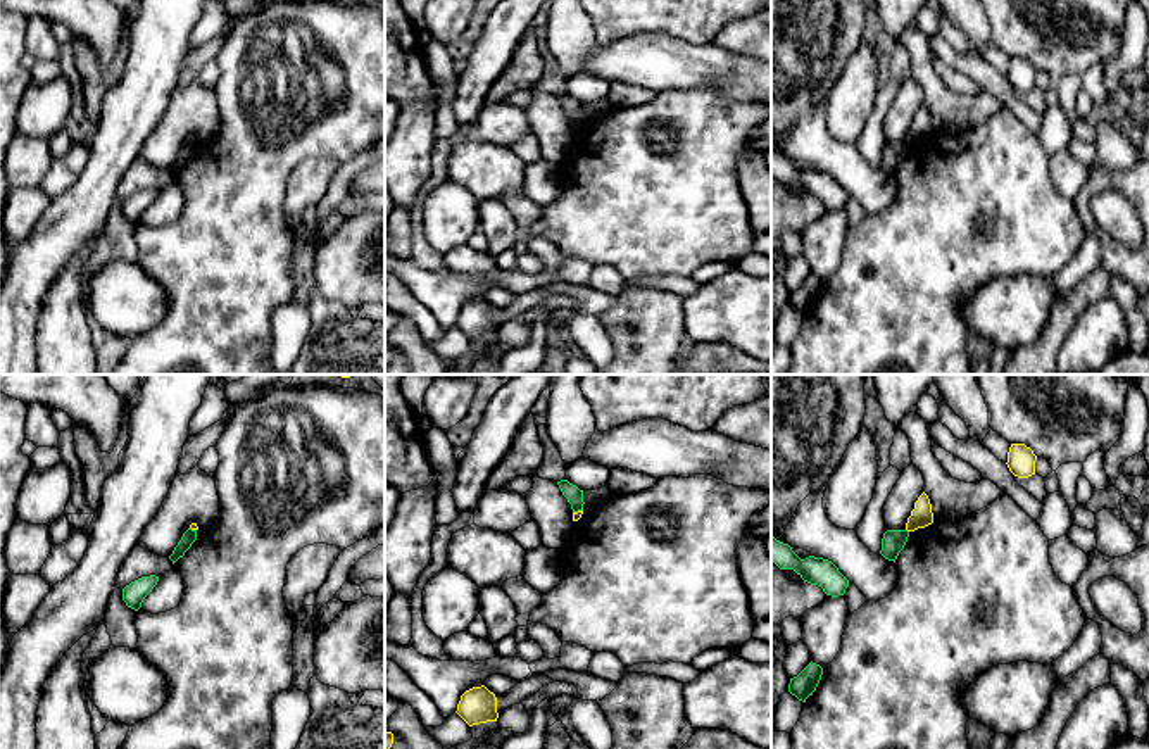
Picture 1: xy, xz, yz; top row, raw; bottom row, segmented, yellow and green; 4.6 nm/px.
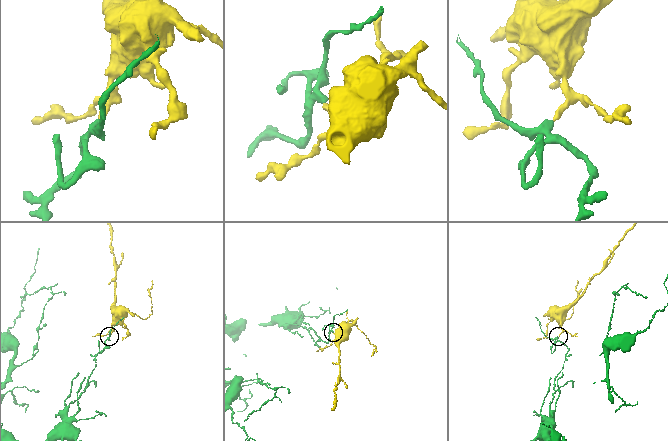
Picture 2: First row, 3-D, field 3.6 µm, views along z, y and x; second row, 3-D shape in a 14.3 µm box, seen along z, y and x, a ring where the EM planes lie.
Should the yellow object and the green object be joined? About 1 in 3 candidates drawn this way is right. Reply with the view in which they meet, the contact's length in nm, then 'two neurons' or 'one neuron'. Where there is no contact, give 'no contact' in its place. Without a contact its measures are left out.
xz | 50 nm | two neurons

